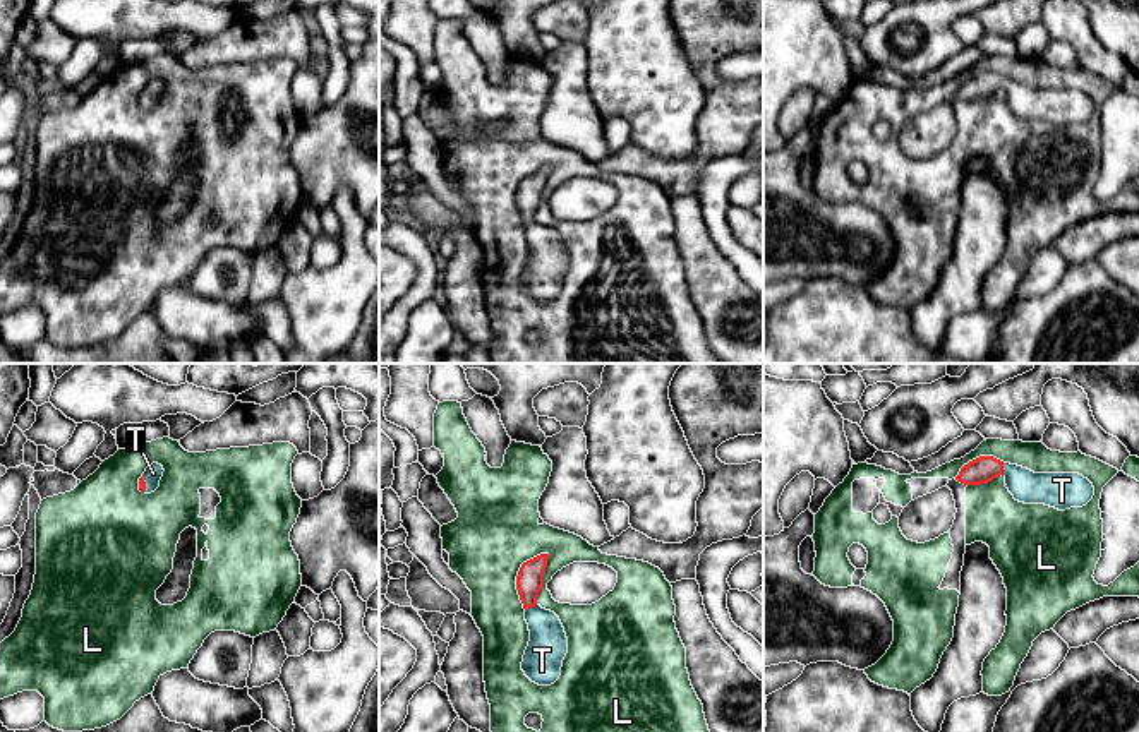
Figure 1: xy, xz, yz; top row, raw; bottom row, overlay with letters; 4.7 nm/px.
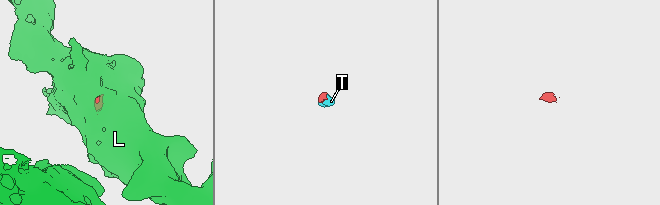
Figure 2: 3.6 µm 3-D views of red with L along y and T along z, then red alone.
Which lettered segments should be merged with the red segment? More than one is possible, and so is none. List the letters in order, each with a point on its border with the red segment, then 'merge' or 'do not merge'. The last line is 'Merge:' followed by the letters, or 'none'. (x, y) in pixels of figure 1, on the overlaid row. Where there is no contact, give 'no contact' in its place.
L: xz (518, 575) | do not merge
T: yz (1002, 470) | merge
Merge: T

